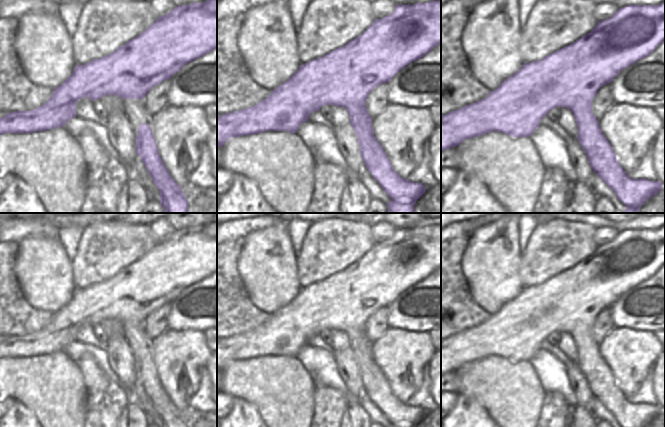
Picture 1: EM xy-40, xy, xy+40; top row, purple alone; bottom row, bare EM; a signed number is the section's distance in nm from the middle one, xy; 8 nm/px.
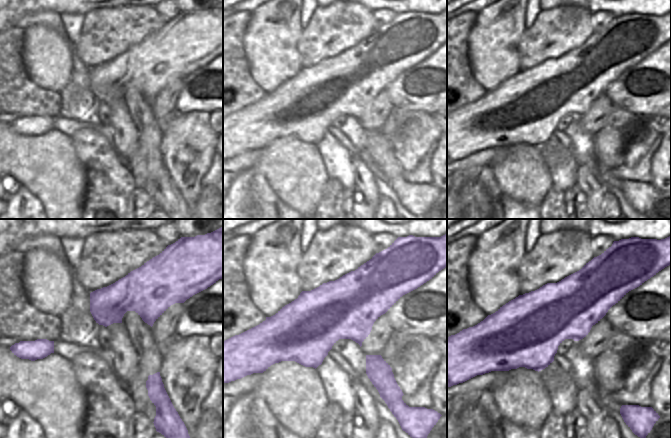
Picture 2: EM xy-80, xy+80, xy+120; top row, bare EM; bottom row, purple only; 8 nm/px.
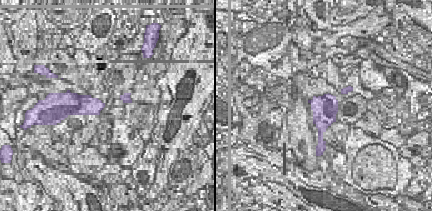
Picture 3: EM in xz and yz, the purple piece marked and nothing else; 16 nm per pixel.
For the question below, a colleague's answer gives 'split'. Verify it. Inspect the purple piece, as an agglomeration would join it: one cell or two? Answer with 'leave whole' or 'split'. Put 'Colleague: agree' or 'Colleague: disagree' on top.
Colleague: agree
split

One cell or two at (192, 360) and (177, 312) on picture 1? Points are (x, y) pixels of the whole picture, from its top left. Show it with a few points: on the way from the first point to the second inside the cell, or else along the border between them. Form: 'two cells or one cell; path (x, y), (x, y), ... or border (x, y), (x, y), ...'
two cells; border (168, 328), (203, 331)

